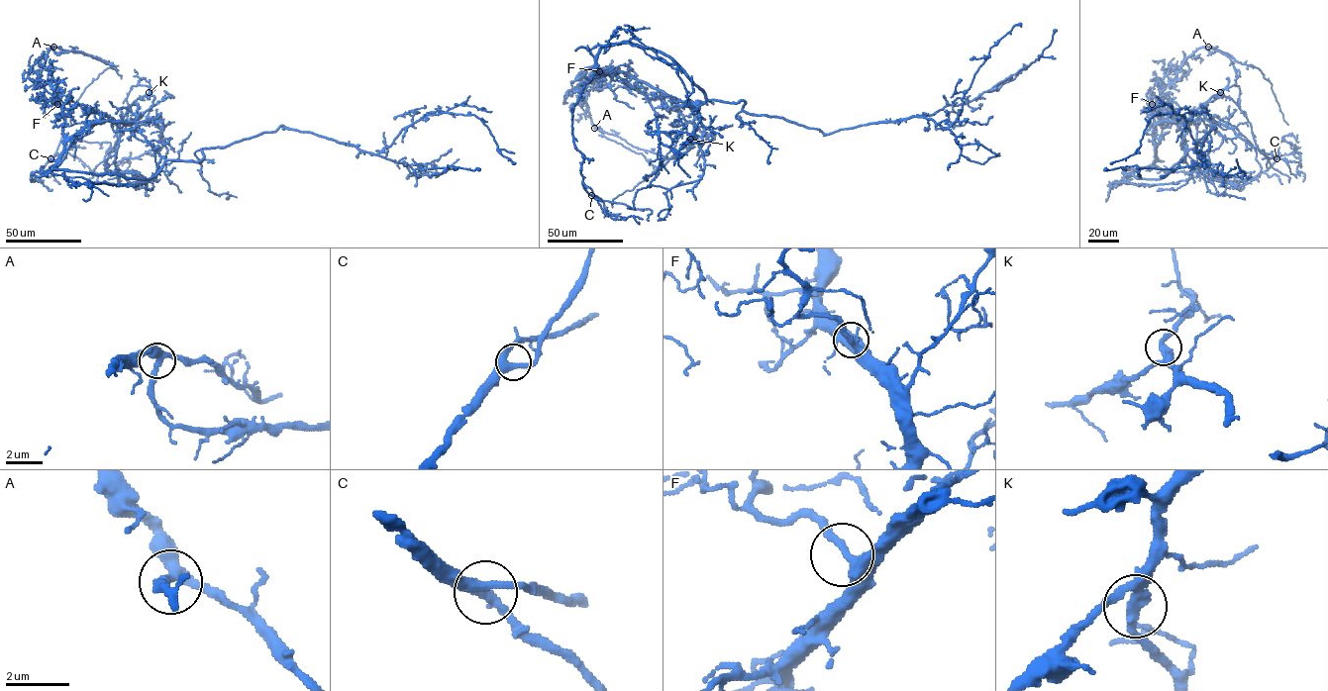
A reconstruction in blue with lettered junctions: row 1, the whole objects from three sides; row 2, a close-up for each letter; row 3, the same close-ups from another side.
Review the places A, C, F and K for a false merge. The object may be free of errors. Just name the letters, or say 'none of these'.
none of these

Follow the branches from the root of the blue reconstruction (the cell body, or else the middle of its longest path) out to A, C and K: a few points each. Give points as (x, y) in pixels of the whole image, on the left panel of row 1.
A: (173, 159), (137, 139), (134, 122), (93, 122), (66, 140), (64, 118), (44, 65), (53, 47)
C: (173, 159), (147, 179), (68, 171), (54, 164), (31, 178), (42, 181), (41, 170), (51, 158)
K: (173, 159), (165, 159), (132, 131), (137, 124), (133, 121), (153, 104), (149, 92)

